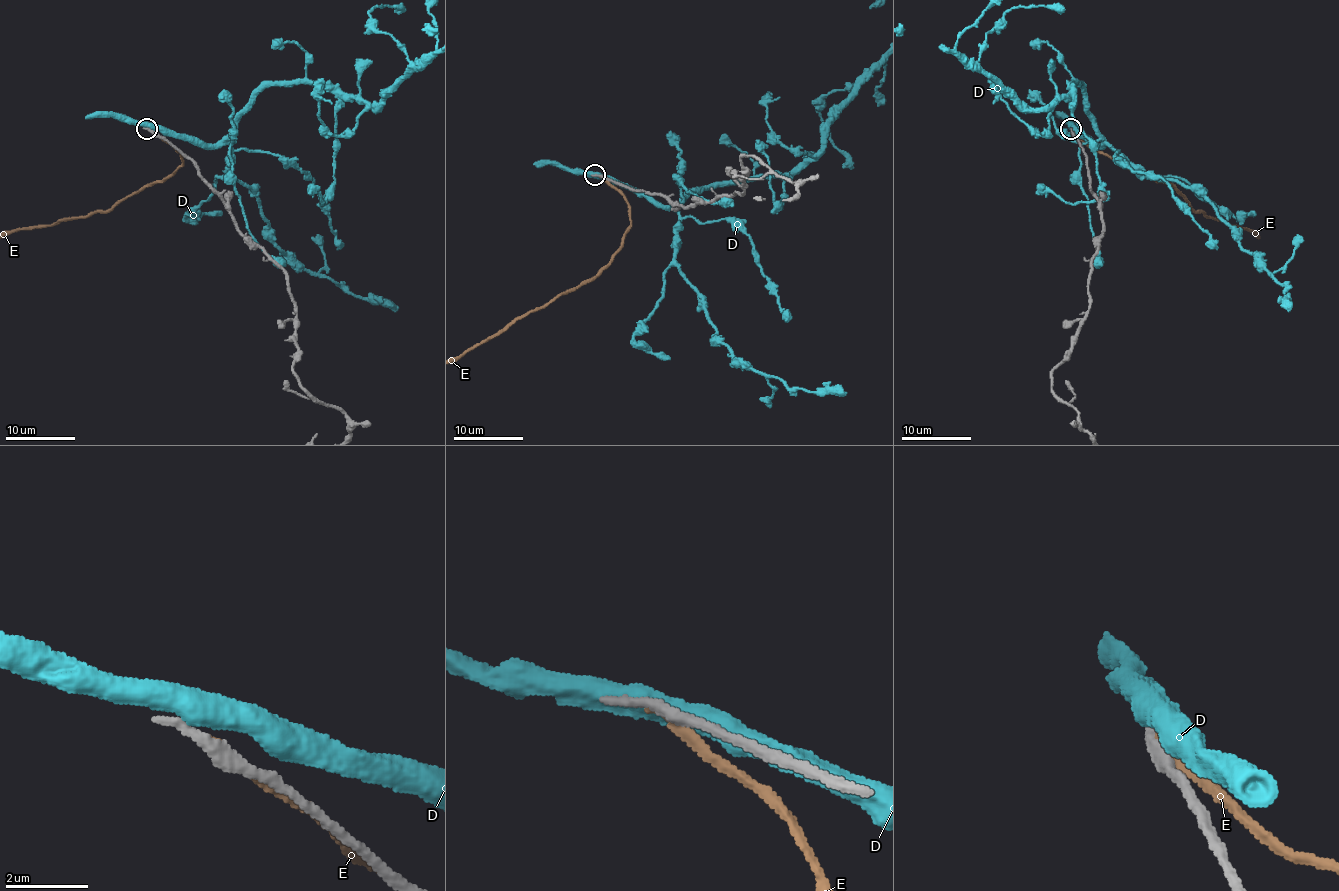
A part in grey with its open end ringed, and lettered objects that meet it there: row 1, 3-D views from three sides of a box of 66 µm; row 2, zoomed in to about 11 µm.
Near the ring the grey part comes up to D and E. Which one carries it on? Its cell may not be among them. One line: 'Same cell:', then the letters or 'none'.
Same cell: none

